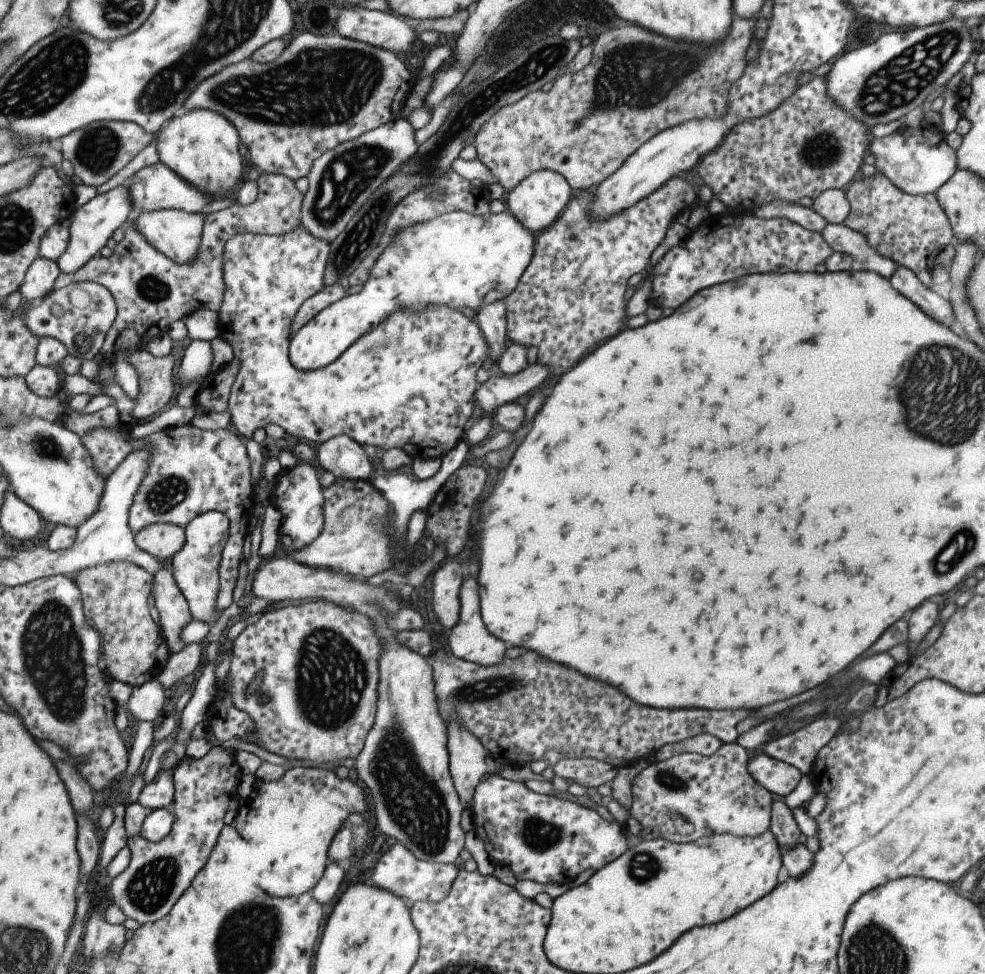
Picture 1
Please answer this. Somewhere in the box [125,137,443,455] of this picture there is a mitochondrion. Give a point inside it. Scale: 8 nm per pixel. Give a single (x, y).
(351, 172)

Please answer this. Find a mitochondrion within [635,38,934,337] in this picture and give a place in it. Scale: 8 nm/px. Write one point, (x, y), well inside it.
(818, 151)

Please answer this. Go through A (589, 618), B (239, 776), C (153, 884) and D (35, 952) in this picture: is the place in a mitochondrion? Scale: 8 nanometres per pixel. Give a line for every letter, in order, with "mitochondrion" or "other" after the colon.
A: other
B: other
C: mitochondrion
D: mitochondrion

